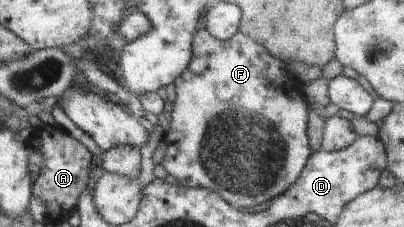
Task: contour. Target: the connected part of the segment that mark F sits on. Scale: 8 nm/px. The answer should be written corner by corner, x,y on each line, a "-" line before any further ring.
199,26
197,31
191,35
191,38
190,62
186,70
174,82
176,85
176,99
174,99
172,113
168,114
172,119
170,119
170,131
164,135
166,139
166,155
161,165
166,169
168,175
172,175
178,181
178,184
186,188
200,187
214,191
234,208
254,208
256,205
281,195
286,191
287,187
296,183
300,173
302,173
306,163
309,161
312,155
308,138
309,105
305,102
302,95
298,93
298,89
294,85
288,85
292,77
288,68
286,68
288,65
280,61
280,59
272,57
262,46
262,43
254,41
254,39
250,38
250,35
237,32
231,39
220,41
210,35
204,27

